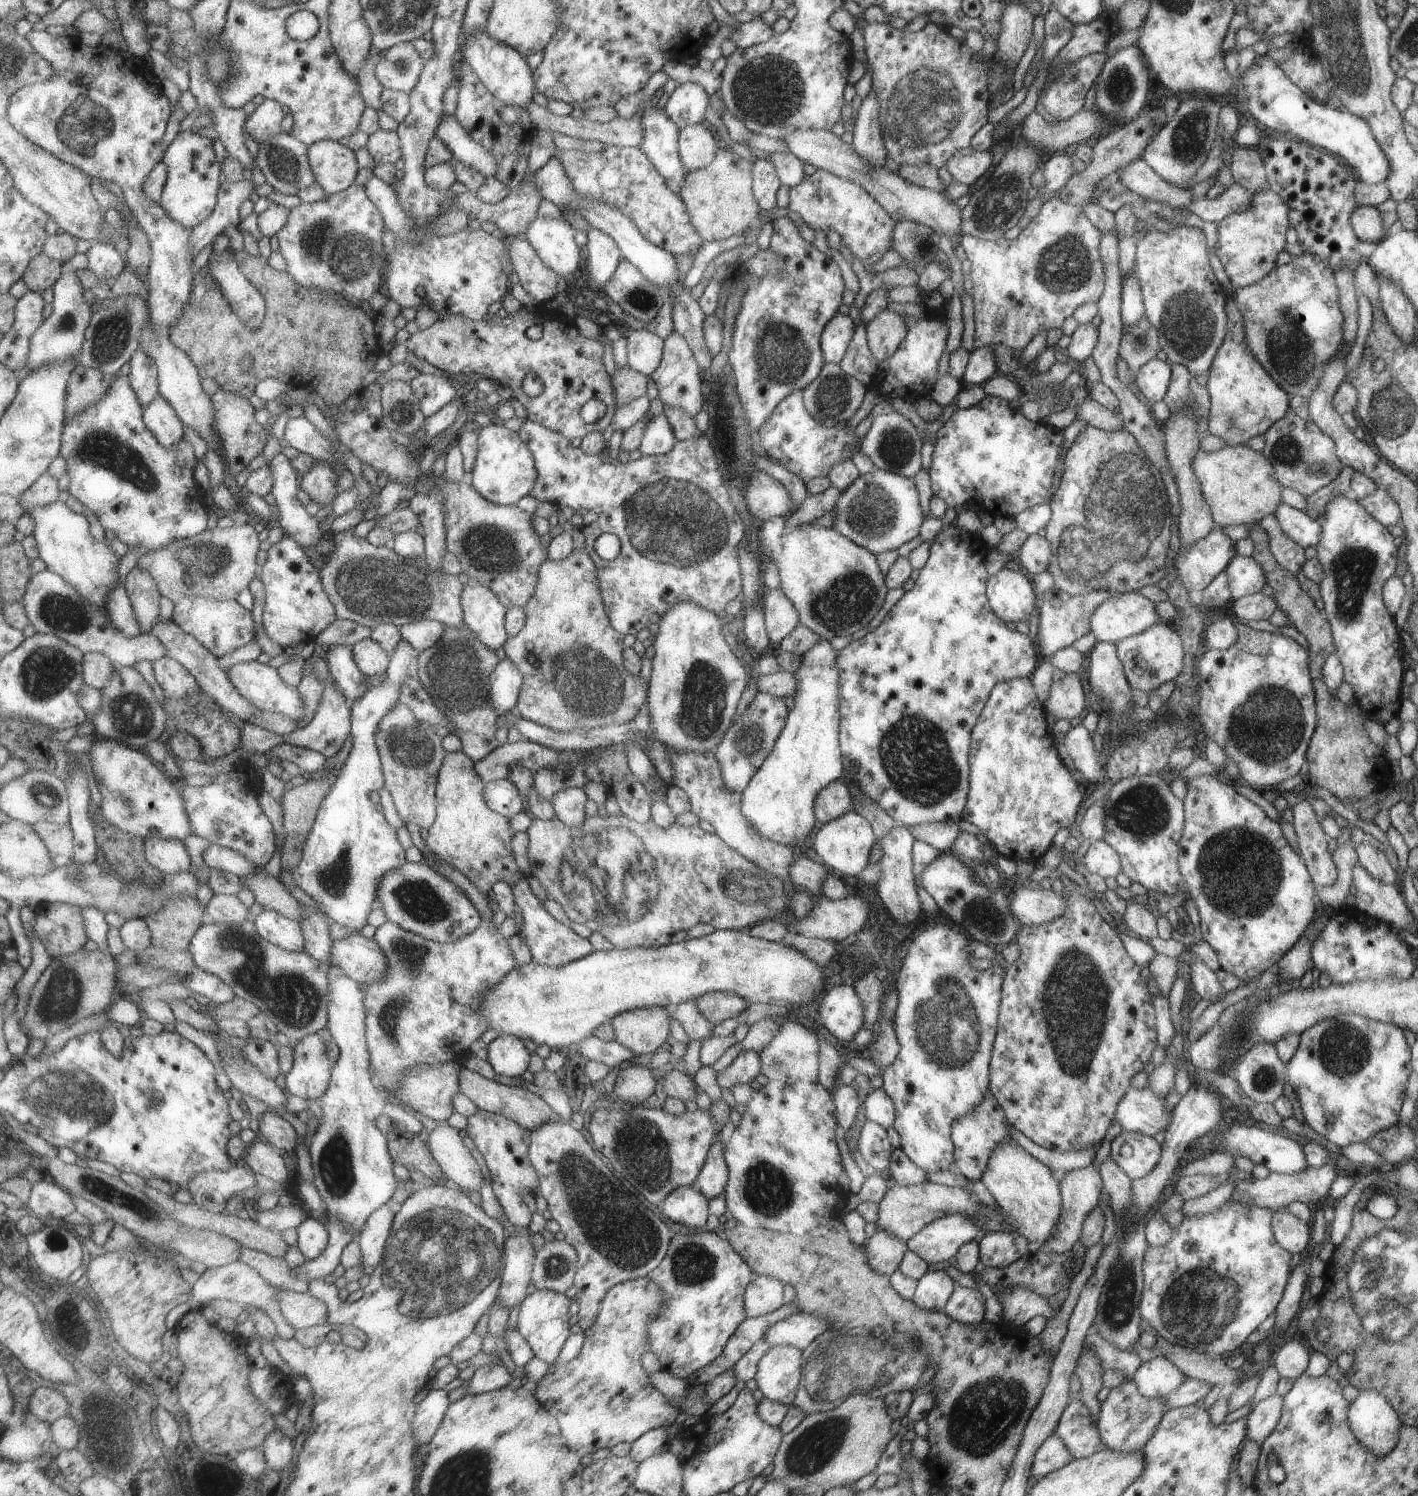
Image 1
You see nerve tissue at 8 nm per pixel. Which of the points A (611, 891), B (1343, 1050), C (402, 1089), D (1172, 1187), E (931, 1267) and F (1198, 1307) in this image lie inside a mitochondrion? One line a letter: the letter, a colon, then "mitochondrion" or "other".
A: mitochondrion
B: mitochondrion
C: other
D: other
E: other
F: mitochondrion

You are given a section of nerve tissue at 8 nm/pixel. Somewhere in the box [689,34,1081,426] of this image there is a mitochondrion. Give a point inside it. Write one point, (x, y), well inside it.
(927, 100)

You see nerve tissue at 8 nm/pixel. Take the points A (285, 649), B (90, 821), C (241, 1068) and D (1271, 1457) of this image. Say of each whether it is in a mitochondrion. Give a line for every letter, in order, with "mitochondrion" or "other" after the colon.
A: other
B: other
C: mitochondrion
D: other

